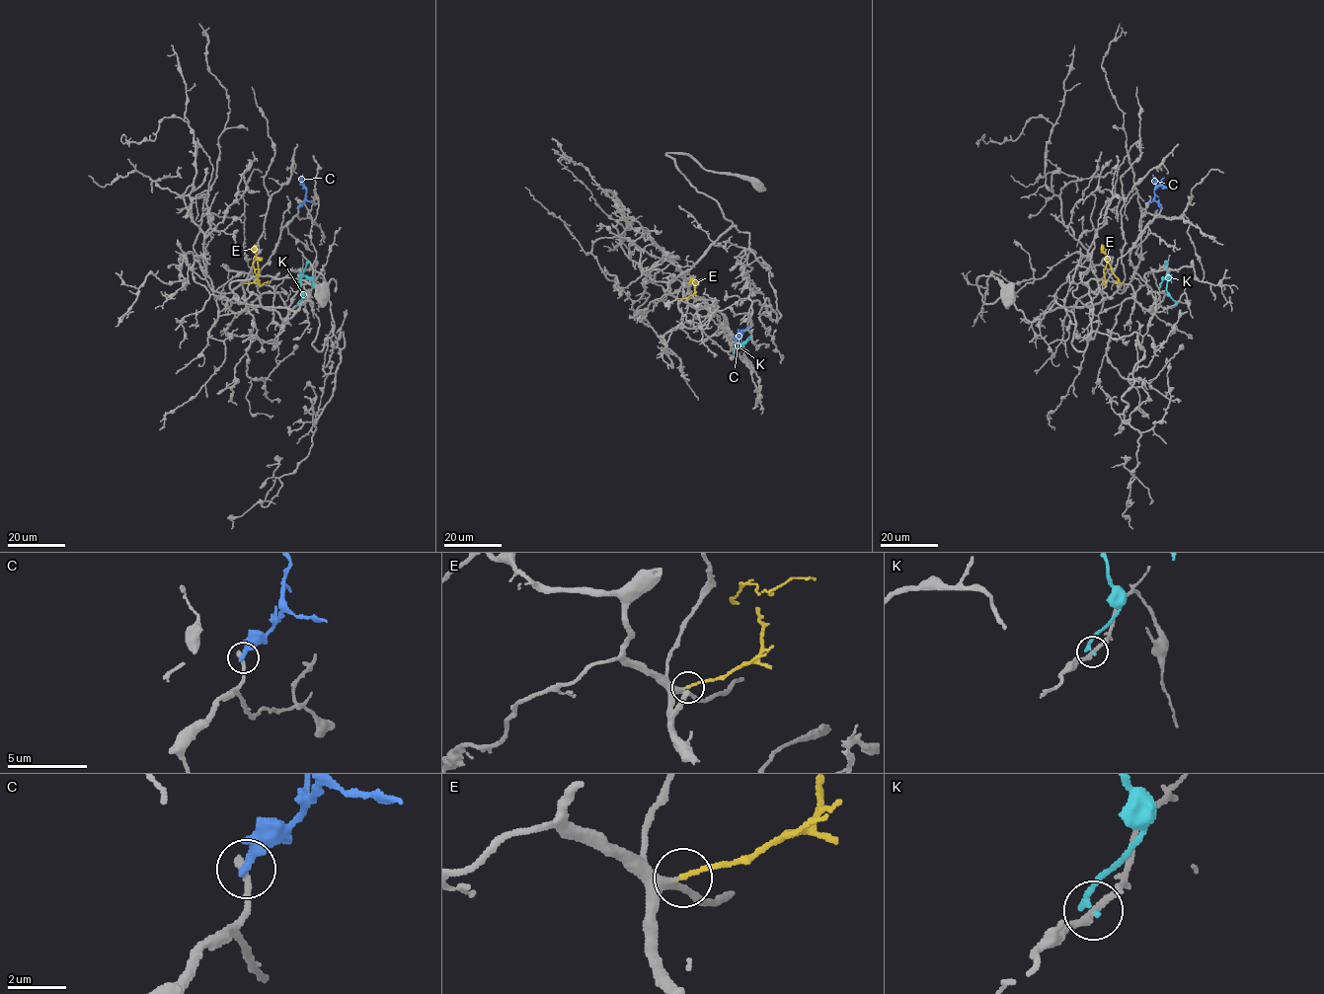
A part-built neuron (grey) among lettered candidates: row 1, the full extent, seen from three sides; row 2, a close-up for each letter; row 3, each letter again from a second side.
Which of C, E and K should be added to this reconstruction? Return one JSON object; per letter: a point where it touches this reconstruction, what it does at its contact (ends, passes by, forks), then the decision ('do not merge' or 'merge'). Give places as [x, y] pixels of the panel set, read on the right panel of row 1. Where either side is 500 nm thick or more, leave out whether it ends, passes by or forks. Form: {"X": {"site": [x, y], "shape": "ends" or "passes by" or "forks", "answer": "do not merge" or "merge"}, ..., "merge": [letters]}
{"C": {"site": [1160, 208], "shape": "ends", "answer": "do not merge"}, "E": {"site": [1123, 283], "shape": "ends", "answer": "merge"}, "K": {"site": [1175, 304], "shape": "ends", "answer": "do not merge"}, "merge": ["E"]}

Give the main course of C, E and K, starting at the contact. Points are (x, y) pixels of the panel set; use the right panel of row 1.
C: (1160, 208), (1154, 199), (1154, 190), (1164, 178)
E: (1123, 283), (1111, 269), (1106, 257), (1105, 285), (1103, 281)
K: (1175, 304), (1166, 289), (1168, 276), (1162, 280), (1160, 287)

